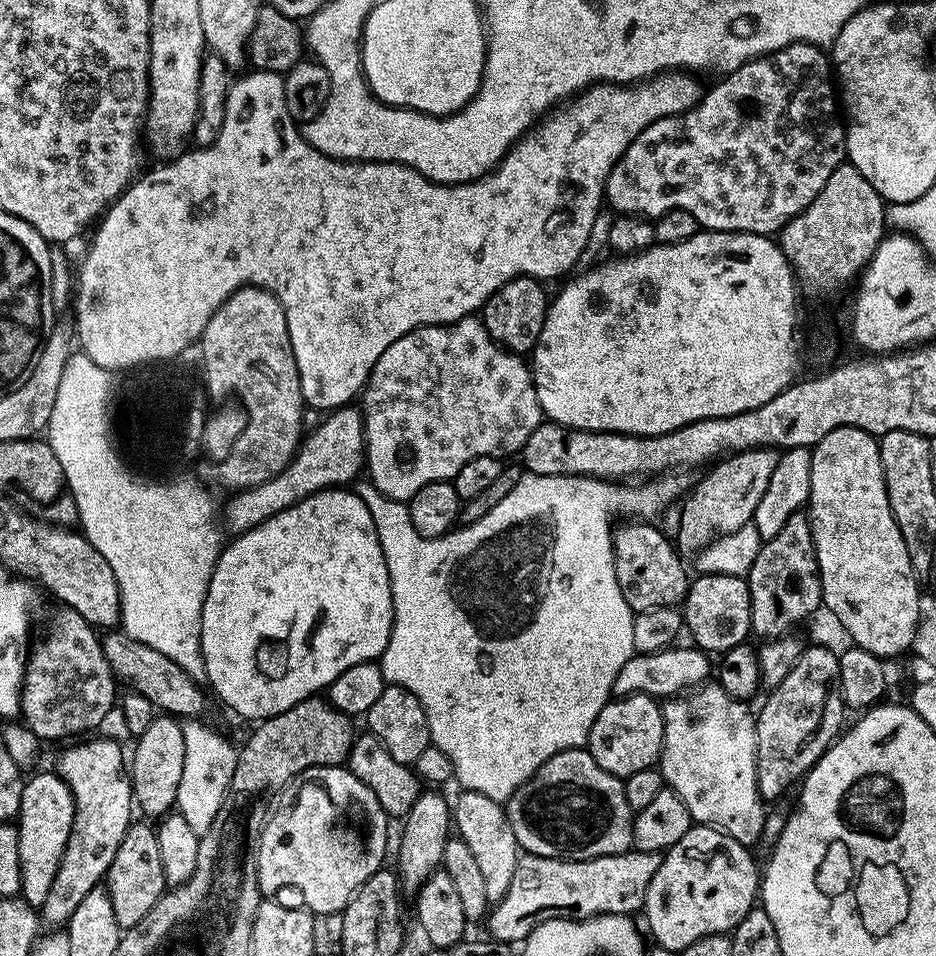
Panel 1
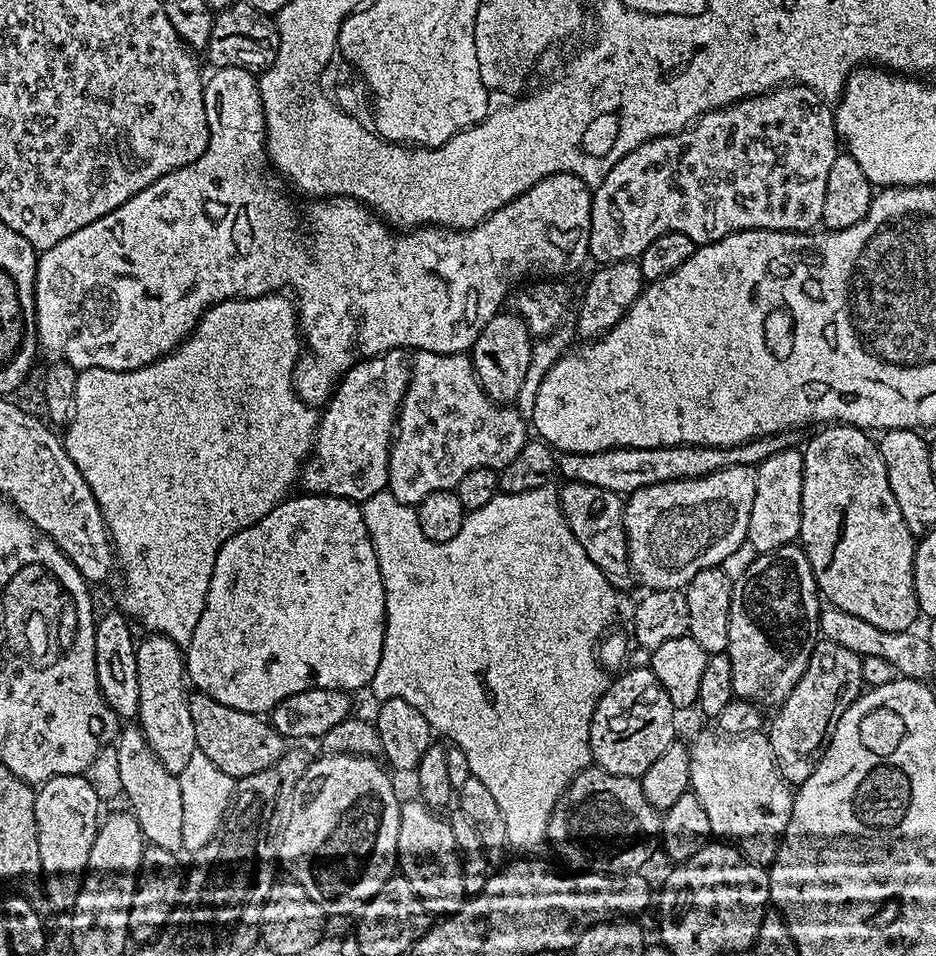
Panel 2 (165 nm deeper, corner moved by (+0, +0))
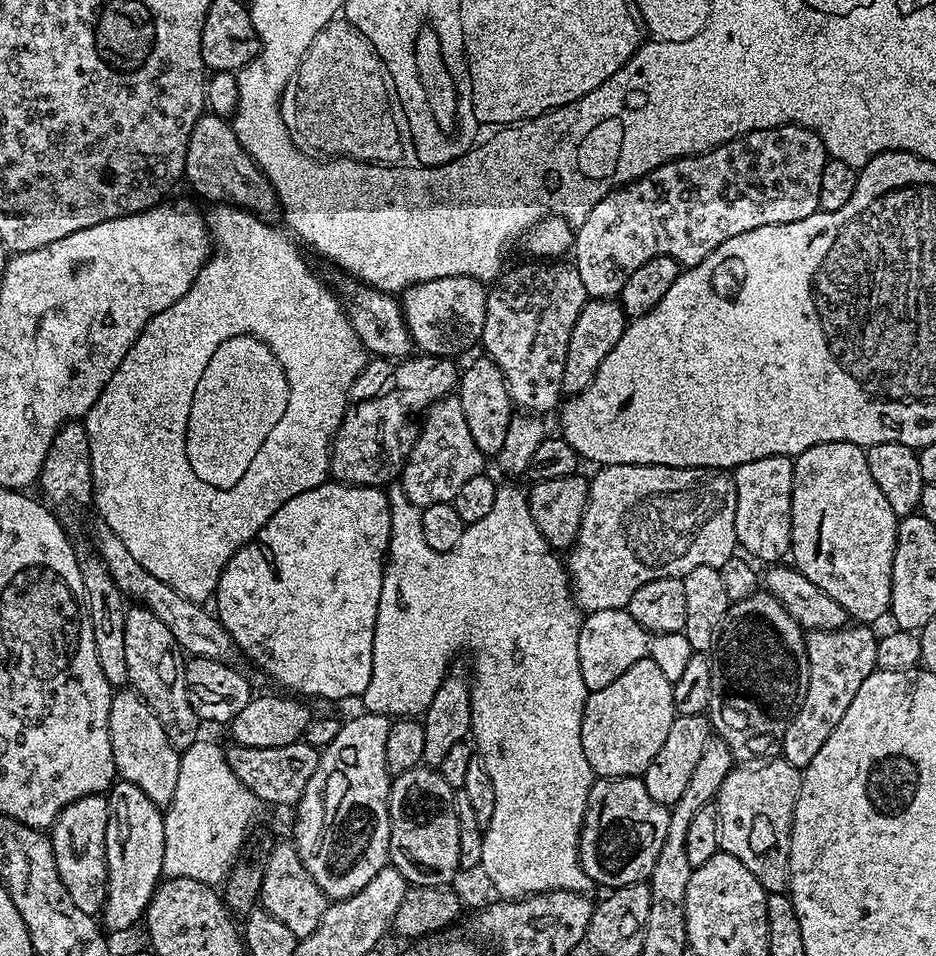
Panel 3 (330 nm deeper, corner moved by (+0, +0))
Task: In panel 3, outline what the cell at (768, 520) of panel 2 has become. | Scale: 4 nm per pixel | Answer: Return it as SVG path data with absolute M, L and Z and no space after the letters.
M790 456L754 458L754 462L746 462L731 473L736 487L736 542L749 557L780 562L783 556L785 559L789 555L792 547L793 463Z

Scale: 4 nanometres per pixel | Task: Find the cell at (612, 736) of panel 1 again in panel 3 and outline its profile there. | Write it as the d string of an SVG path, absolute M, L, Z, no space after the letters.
M632 660L621 676L609 679L602 690L588 693L588 701L582 714L582 750L586 750L586 762L600 778L614 776L643 777L646 766L654 762L670 722L674 722L674 694L672 681L662 674L658 662Z

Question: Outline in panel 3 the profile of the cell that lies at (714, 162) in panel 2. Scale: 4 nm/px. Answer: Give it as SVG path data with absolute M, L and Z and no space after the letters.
M784 124L781 128L748 132L736 140L720 144L709 152L702 152L698 156L684 156L681 160L671 160L650 170L650 174L630 181L622 188L612 189L600 199L598 206L594 206L594 210L590 210L586 222L578 225L574 232L574 256L576 252L574 263L578 274L582 277L582 286L586 286L589 297L616 298L619 297L622 286L626 286L626 278L630 278L630 274L634 274L634 270L638 270L638 266L642 266L642 262L650 262L650 258L669 256L684 268L693 268L698 262L706 259L718 246L722 246L722 242L726 242L730 238L738 238L738 234L746 234L746 230L758 230L758 226L774 226L810 218L810 214L820 211L818 190L822 186L822 170L829 159L828 153L824 151L824 143L821 142L820 135L811 132L808 128L803 128L801 124Z

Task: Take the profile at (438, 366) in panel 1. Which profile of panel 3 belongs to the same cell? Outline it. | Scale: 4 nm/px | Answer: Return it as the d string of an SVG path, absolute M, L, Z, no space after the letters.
M449 394L431 404L424 413L420 433L416 435L398 484L406 498L421 510L435 504L450 504L467 480L485 471L484 464L486 458L474 446L474 438L470 438L470 426L466 426L459 395Z

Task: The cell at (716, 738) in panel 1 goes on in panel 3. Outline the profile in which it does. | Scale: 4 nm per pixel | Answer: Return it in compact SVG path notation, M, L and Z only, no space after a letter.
M773 758L755 766L736 766L730 774L726 774L726 782L722 782L720 793L714 801L720 827L720 848L734 854L765 892L784 892L788 886L788 855L790 854L790 838L792 837L792 815L796 809L796 799L800 793L801 769L782 758Z

